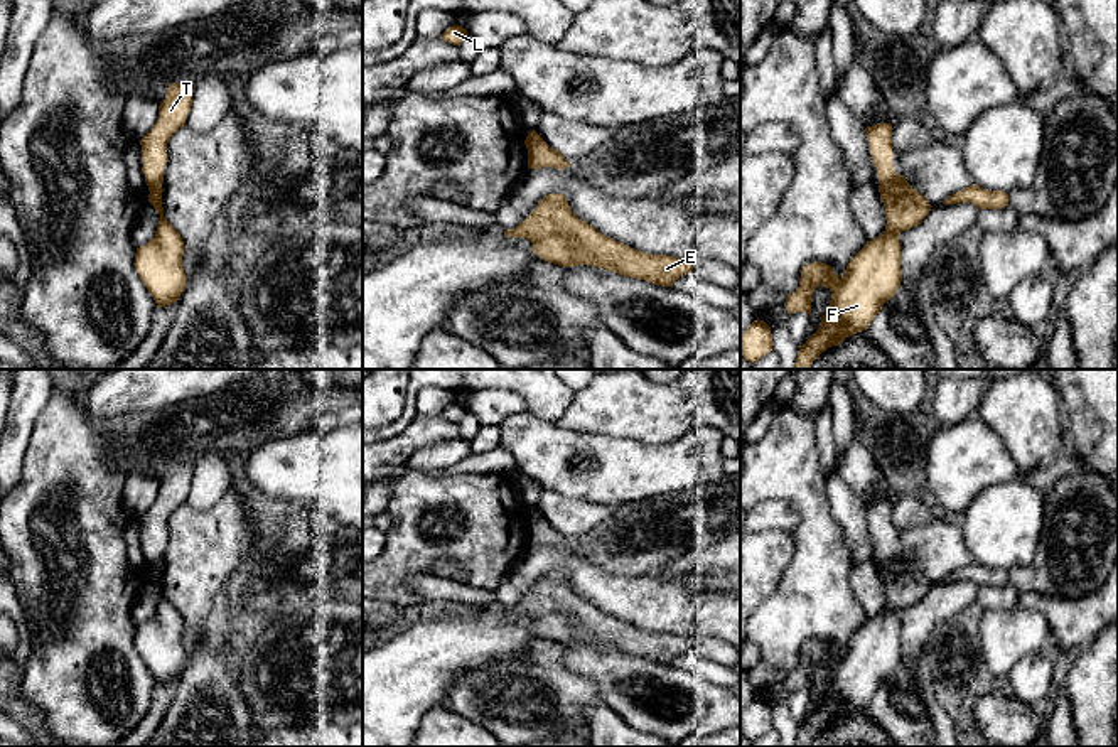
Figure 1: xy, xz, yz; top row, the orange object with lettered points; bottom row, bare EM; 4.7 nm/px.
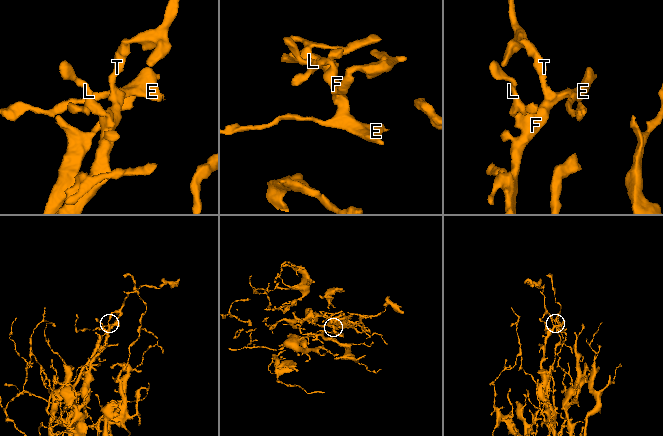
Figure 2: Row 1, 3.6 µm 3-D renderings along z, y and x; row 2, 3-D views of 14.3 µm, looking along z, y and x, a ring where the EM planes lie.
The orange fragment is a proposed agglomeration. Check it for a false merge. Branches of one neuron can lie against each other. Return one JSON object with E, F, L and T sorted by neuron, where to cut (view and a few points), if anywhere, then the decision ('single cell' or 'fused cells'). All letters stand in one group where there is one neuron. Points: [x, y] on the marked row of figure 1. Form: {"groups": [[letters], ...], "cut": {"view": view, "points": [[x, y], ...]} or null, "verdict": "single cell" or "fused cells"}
{"groups": [["E", "F", "L"], ["T"]], "cut": {"view": "yz", "points": [[904, 179], [879, 191]]}, "verdict": "fused cells"}

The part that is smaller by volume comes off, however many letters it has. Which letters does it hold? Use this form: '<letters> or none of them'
T

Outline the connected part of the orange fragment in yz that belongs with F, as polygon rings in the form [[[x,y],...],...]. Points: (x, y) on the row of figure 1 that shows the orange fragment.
[[[906,179],[879,192],[887,219],[885,231],[867,241],[841,278],[826,263],[804,265],[799,287],[786,298],[787,314],[808,312],[811,317],[814,288],[823,285],[831,292],[818,331],[799,346],[794,369],[809,369],[828,347],[865,331],[902,282],[899,234],[921,224],[933,206]]]

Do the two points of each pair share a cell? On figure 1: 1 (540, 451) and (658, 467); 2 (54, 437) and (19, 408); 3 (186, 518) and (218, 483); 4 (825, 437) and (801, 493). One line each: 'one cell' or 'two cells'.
1: one cell
2: two cells
3: two cells
4: two cells

